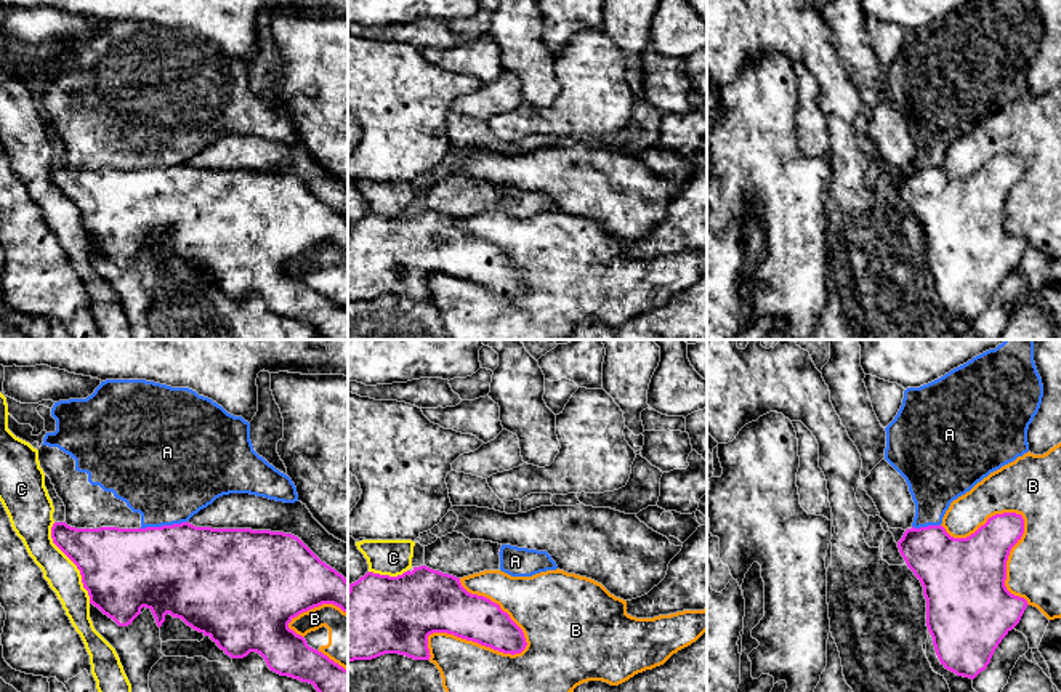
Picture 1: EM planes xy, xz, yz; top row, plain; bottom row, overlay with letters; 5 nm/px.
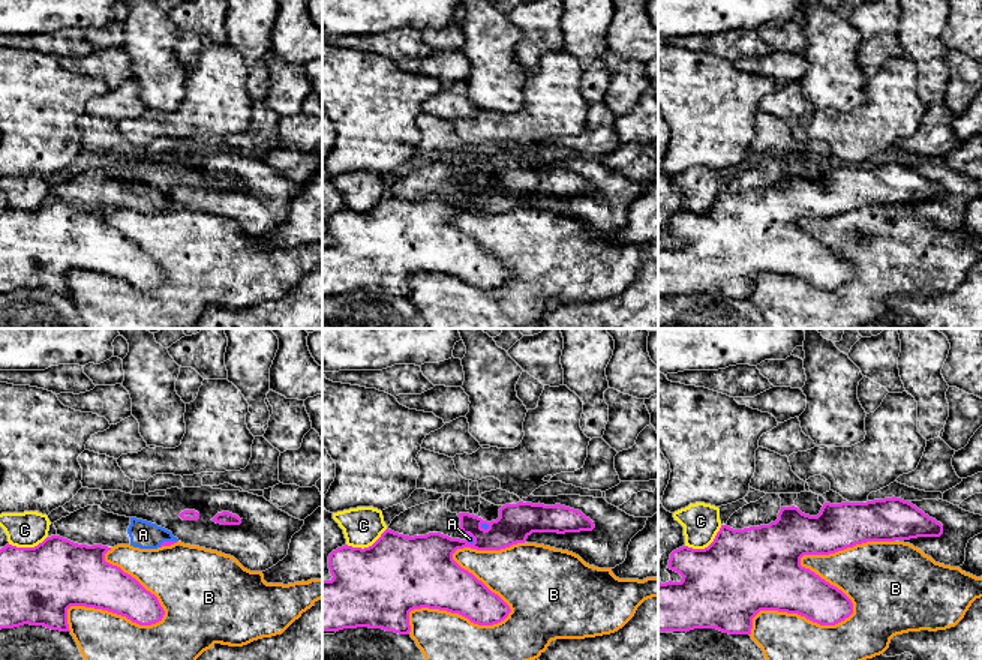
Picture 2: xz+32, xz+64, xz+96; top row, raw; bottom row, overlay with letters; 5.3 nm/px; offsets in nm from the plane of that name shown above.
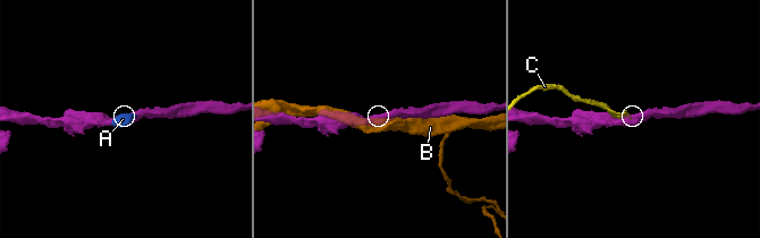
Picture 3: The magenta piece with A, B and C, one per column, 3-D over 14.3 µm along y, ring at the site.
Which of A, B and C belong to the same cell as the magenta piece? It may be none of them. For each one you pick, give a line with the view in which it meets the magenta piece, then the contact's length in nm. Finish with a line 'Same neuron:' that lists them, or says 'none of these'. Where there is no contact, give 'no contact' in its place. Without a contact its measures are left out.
Same neuron: none of these

